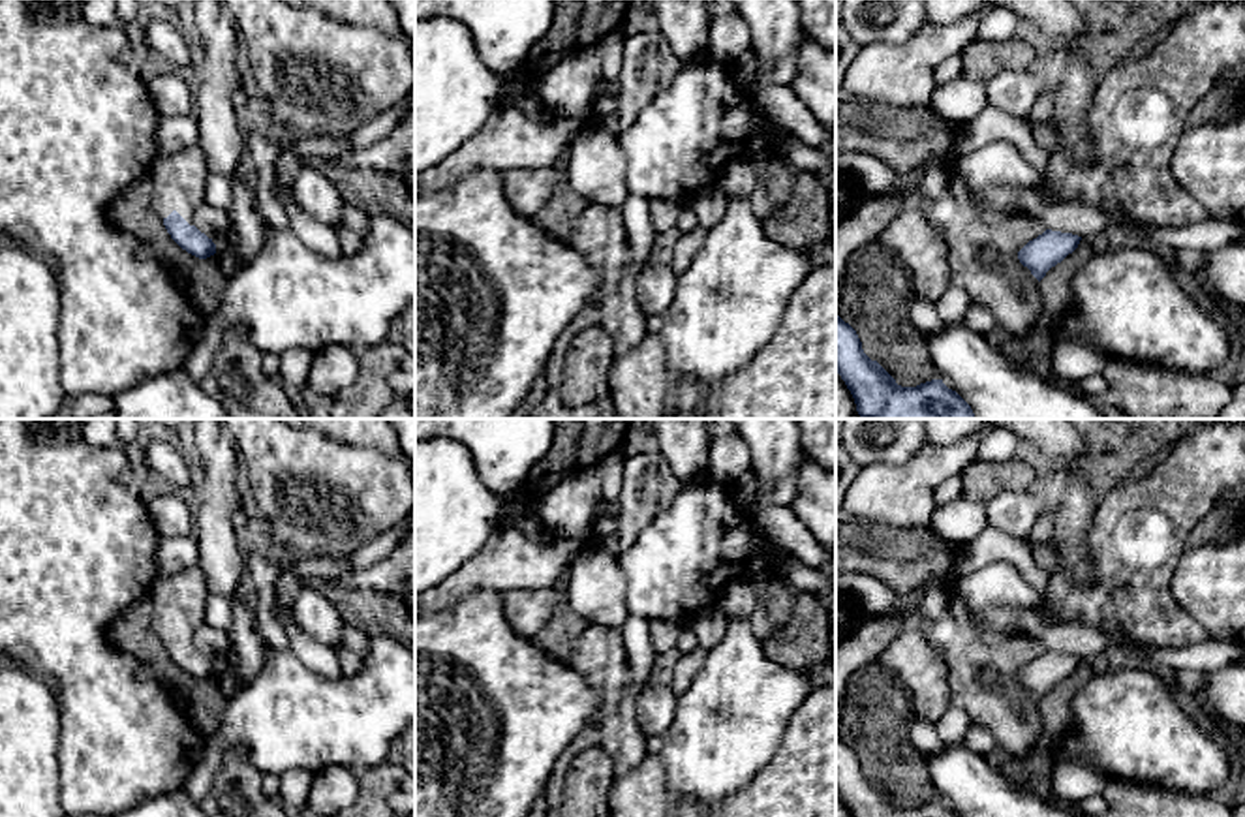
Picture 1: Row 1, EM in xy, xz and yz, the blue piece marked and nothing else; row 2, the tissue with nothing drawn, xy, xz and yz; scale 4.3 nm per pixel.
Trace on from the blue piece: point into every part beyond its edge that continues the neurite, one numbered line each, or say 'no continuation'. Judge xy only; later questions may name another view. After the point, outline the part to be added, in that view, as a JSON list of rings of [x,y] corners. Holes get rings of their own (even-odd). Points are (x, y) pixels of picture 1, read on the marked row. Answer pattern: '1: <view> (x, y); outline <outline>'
1: xy (179, 181); outline [[[199,145],[171,156],[158,156],[150,171],[150,205],[156,214],[163,220],[177,210],[190,225],[193,225],[193,210],[205,201],[205,182],[208,173]]]

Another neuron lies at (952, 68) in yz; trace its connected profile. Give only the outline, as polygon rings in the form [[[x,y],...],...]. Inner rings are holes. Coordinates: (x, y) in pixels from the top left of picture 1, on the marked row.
[[[950,56],[933,71],[935,85],[950,83],[963,75],[961,56]]]

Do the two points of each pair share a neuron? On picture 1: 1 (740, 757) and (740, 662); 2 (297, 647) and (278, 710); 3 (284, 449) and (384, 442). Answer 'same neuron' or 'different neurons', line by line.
1: same neuron
2: different neurons
3: different neurons

